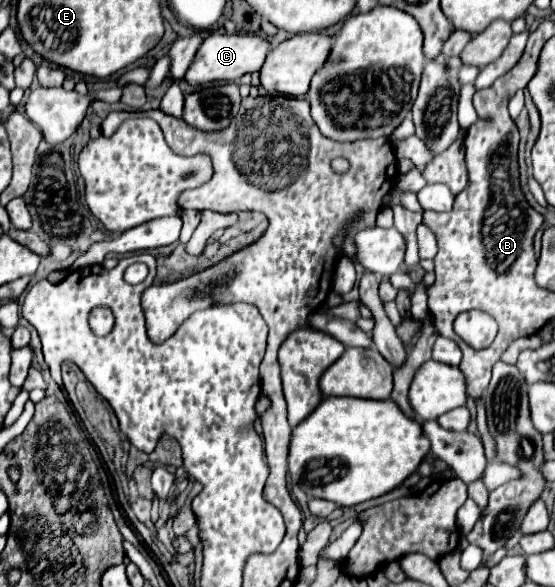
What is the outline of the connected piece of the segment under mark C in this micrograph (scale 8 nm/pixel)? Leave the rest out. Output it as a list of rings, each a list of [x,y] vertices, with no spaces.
[[[212,32],[200,50],[196,52],[196,60],[192,62],[192,68],[186,74],[186,80],[194,86],[204,86],[214,80],[232,82],[242,78],[244,74],[258,72],[266,60],[266,54],[270,52],[270,42],[258,34],[218,34]]]

